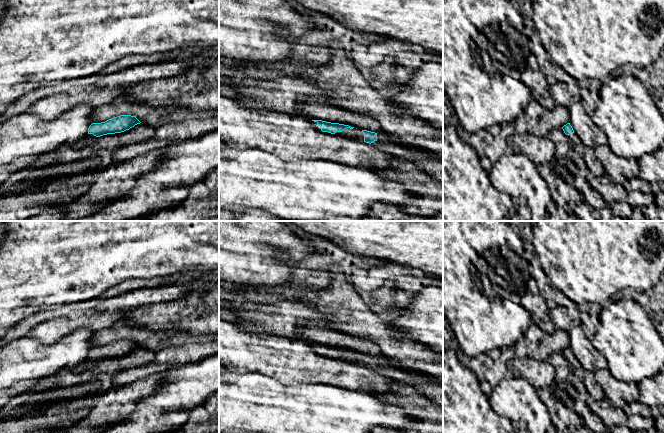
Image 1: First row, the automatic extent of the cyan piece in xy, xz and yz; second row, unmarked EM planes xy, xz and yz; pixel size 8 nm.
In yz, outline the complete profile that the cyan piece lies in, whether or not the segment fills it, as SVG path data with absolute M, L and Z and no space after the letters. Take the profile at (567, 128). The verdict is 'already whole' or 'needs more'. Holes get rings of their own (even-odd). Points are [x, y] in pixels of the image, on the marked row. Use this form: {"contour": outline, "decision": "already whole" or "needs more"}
{"contour": "M567 123L562 127L564 133L567 135L570 144L578 152L578 154L583 158L586 167L590 172L596 177L602 177L605 175L604 168L601 162L597 159L595 155L595 150L585 146L579 137L574 133L574 130L570 123Z", "decision": "needs more"}

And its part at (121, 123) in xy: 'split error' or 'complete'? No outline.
split error

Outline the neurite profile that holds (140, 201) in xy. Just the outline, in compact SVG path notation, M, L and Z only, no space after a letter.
M138 185L100 210L70 221L134 221L158 210L179 206L189 196L189 186Z

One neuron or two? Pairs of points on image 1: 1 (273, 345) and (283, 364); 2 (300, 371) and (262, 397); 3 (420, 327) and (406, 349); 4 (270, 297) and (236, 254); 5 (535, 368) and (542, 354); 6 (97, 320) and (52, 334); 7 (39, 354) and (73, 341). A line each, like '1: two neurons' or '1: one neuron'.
1: one neuron
2: two neurons
3: two neurons
4: two neurons
5: two neurons
6: one neuron
7: one neuron

